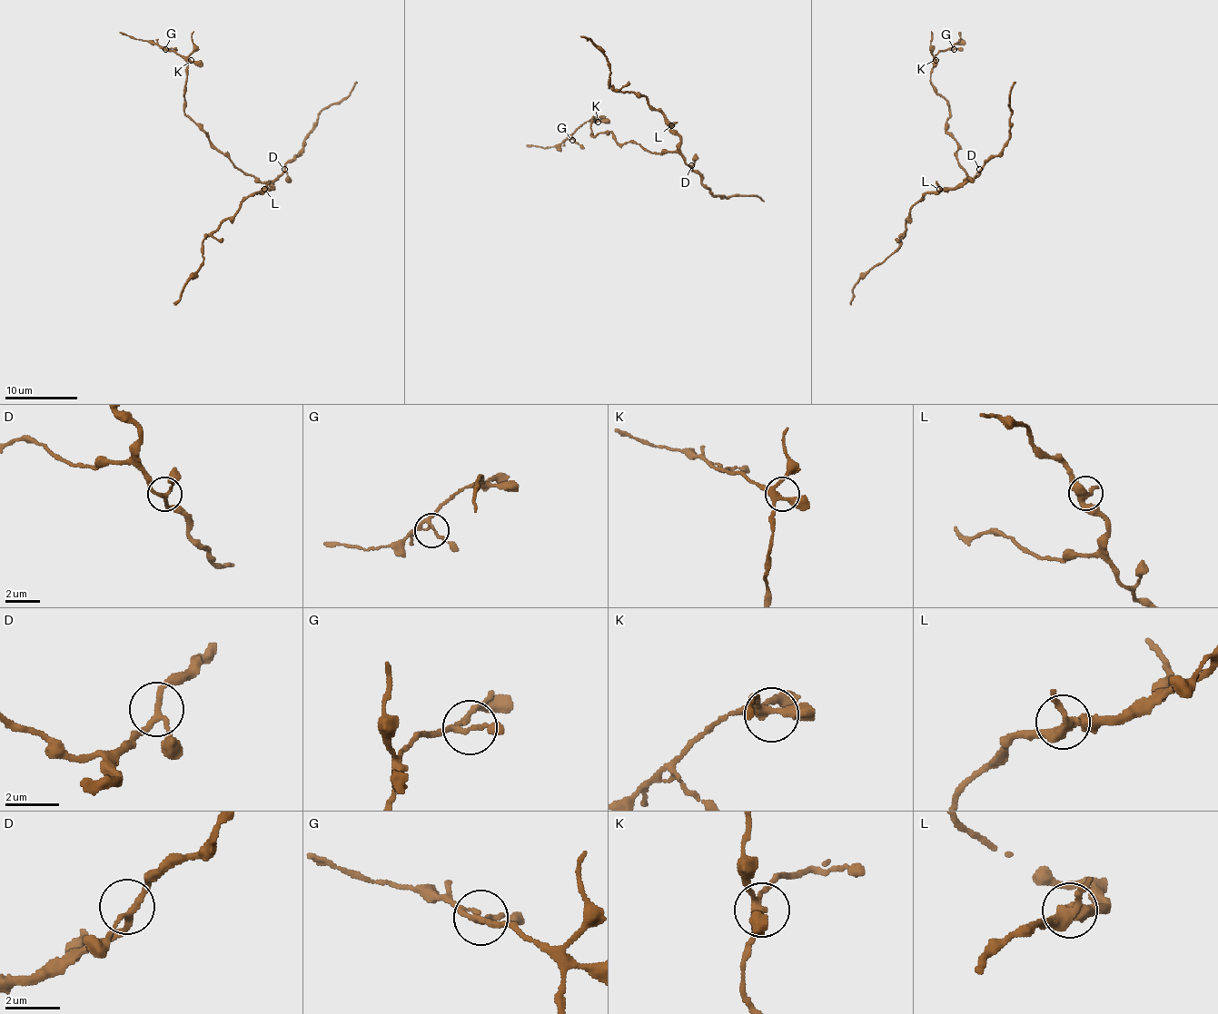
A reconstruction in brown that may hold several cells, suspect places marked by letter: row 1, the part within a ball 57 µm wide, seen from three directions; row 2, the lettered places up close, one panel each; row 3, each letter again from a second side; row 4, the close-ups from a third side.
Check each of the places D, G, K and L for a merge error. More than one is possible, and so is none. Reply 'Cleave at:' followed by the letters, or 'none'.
Cleave at: none

